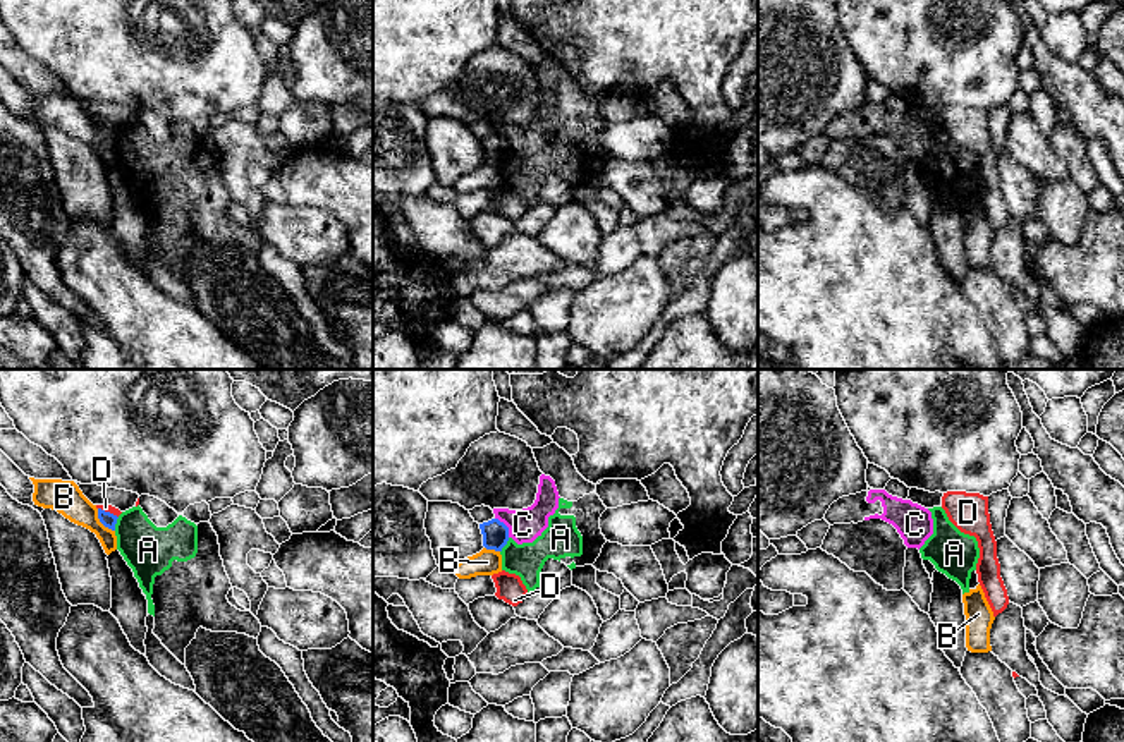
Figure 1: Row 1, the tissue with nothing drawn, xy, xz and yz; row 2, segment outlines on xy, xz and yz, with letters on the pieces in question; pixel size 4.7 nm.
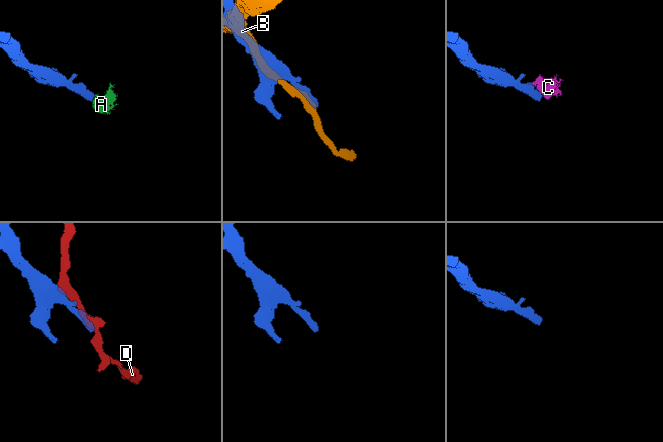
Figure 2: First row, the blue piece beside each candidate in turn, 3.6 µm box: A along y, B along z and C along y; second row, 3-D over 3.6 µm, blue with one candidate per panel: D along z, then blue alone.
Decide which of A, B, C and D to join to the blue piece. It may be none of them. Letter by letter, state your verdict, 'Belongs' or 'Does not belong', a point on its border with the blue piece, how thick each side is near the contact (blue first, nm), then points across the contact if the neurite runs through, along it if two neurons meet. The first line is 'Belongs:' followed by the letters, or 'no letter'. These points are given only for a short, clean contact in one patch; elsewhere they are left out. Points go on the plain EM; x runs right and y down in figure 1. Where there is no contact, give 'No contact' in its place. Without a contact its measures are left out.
Belongs: no letter
A: Does not belong. Touches blue at xz (506, 158). Thickness 130 nm (blue) against 170 nm. Boundary: xz (509, 153), (500, 167)
B: Does not belong. Touches blue at xy (102, 138). Thickness 70 nm (blue) against 150 nm. Boundary: xy (97, 124), (97, 133), (114, 146)
C: Does not belong. Touches blue at xz (506, 141). Thickness 130 nm (blue) against 160 nm. Boundary: xz (495, 133), (507, 143), (509, 152)
D: Does not belong. Touches blue at xy (109, 127). Thickness 70 nm (blue) against 40 nm. Boundary: xy (98, 122), (117, 133)

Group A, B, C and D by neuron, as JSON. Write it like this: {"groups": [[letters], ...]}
{"groups": [["A", "C"], ["B"], ["D"]]}

